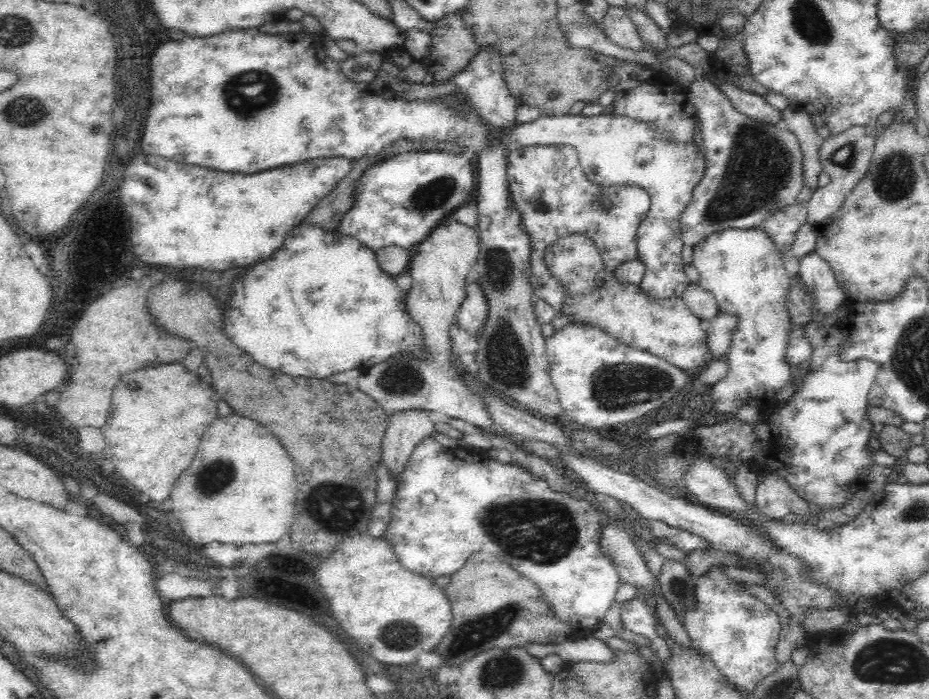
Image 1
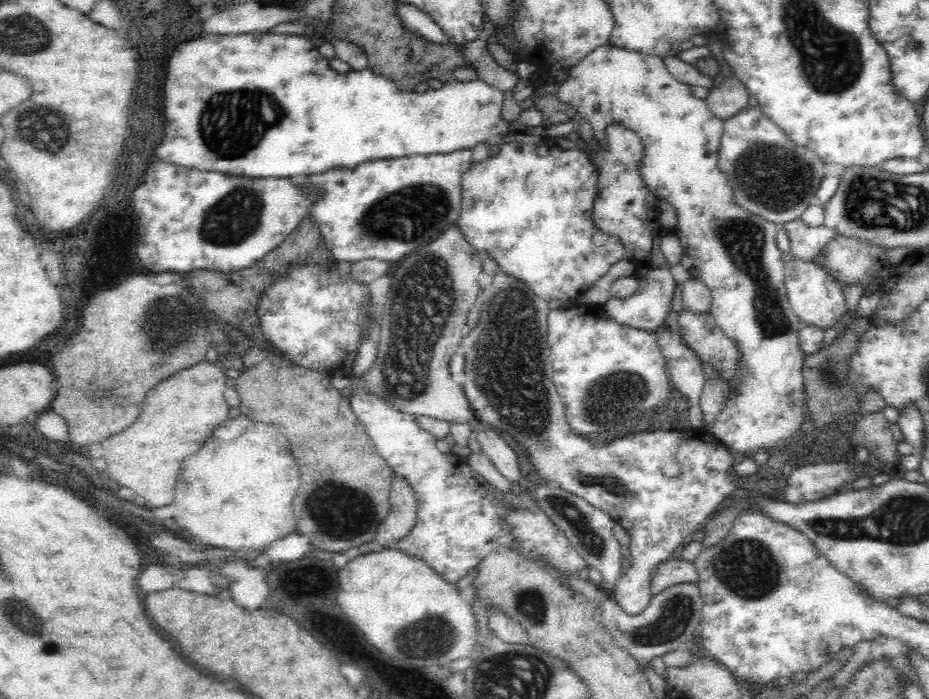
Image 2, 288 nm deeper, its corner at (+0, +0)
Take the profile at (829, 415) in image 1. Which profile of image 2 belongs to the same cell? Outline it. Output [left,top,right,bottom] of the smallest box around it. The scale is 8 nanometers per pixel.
[784,258,846,330]

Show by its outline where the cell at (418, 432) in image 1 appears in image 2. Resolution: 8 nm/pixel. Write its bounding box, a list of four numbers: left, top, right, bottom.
[356,474,418,550]

